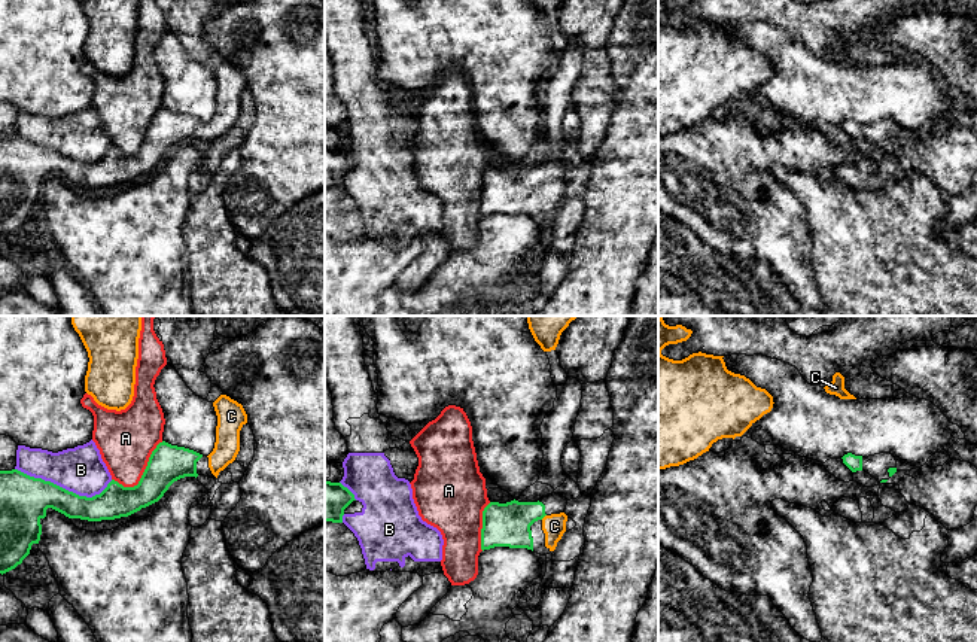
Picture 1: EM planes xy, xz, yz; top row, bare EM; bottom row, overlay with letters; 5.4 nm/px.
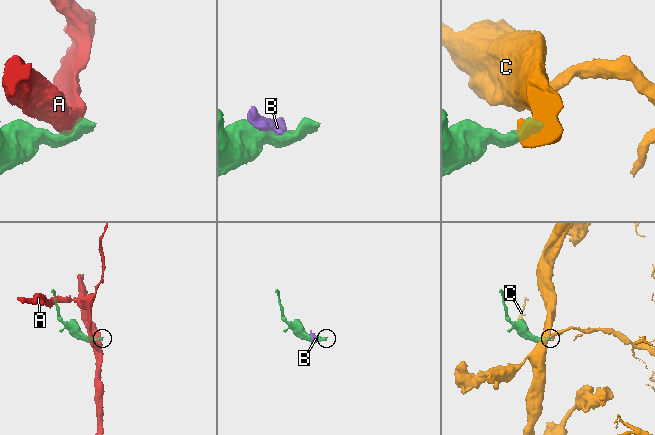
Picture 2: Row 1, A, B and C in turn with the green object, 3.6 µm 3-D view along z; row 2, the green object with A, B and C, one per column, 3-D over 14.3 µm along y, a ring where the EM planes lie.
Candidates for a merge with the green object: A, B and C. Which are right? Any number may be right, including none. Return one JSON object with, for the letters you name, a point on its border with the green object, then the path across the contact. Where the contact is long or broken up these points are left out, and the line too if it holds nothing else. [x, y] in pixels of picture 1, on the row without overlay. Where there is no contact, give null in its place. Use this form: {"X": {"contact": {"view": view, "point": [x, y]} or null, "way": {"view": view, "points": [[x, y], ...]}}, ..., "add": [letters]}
{"C": {"contact": {"view": "xz", "point": [542, 183]}, "way": {"view": "xz", "points": [[504, 191], [519, 182], [542, 183], [554, 192]]}}, "add": ["C"]}

